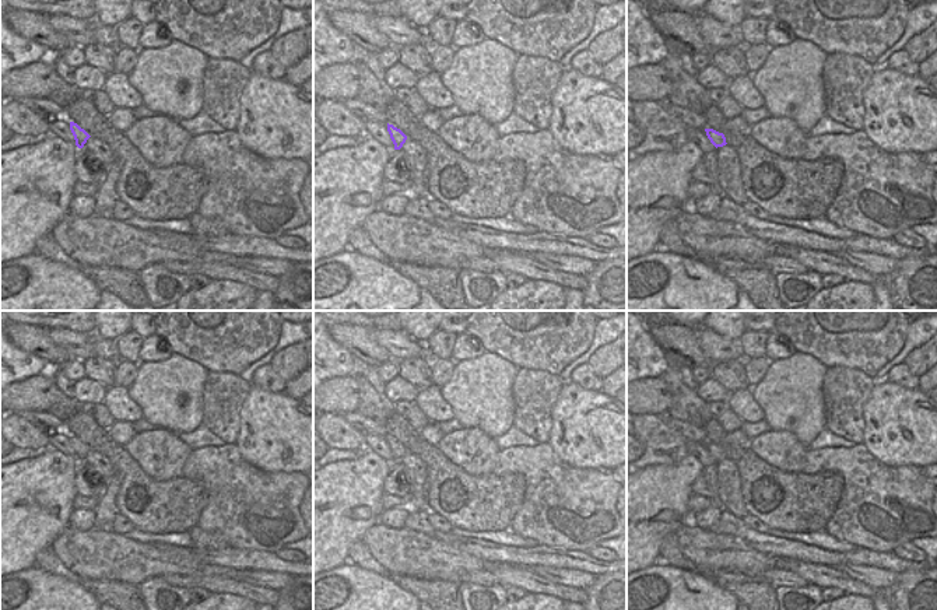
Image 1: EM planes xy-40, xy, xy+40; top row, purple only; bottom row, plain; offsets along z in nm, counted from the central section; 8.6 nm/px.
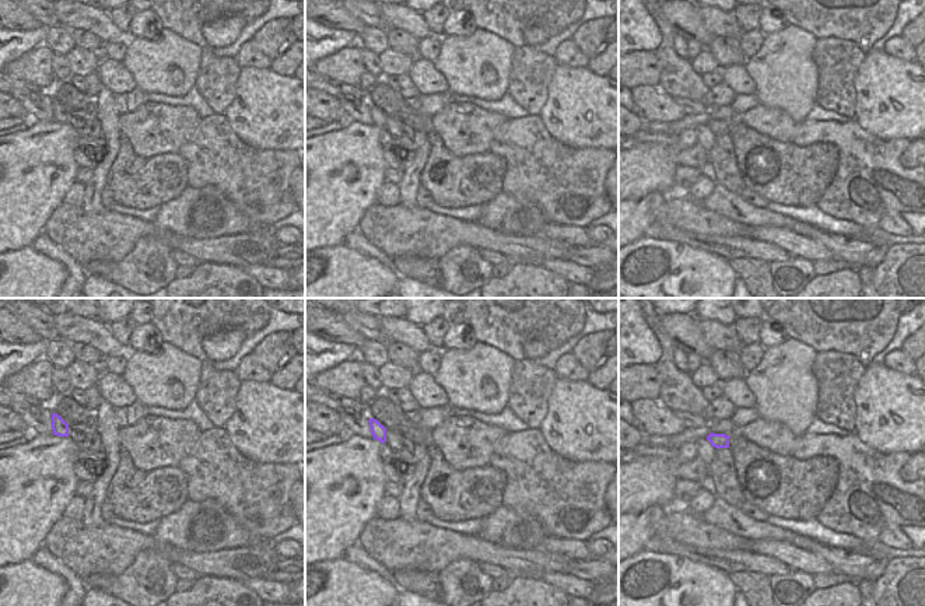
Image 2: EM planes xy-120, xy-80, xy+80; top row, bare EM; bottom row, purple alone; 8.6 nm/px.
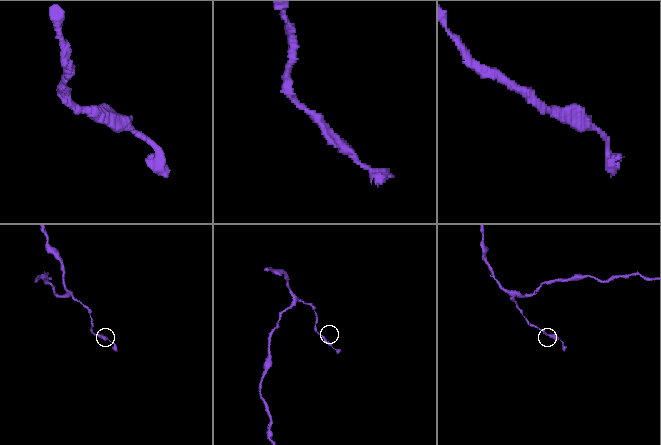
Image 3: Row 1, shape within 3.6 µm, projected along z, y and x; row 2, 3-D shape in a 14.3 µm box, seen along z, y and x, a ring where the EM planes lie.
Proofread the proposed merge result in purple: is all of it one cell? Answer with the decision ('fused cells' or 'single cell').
single cell

